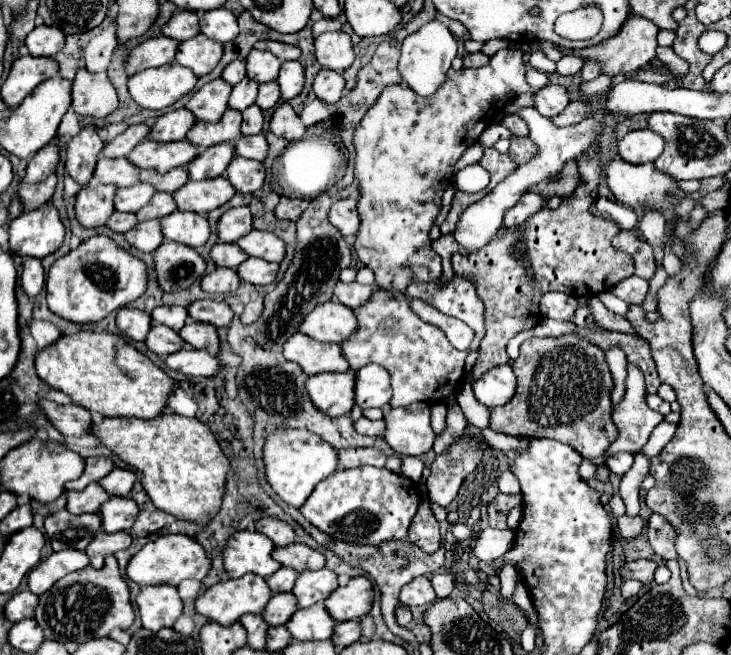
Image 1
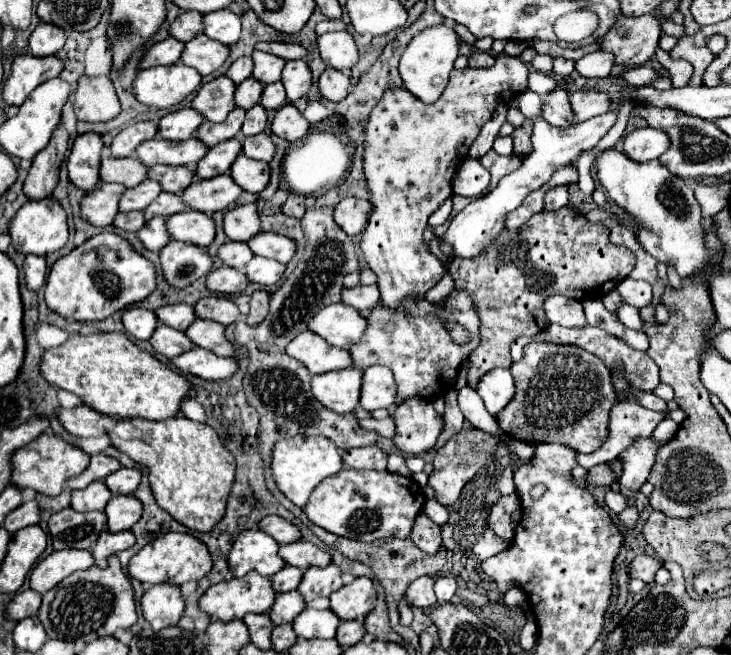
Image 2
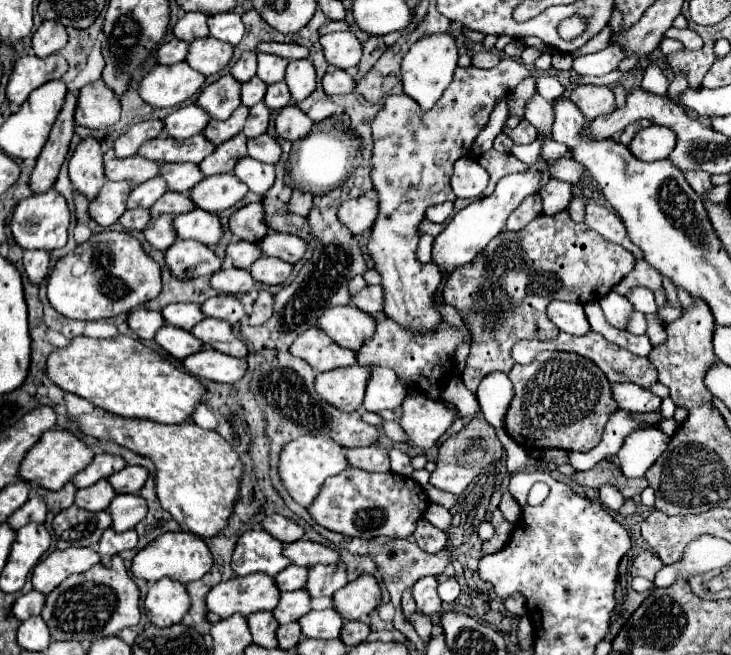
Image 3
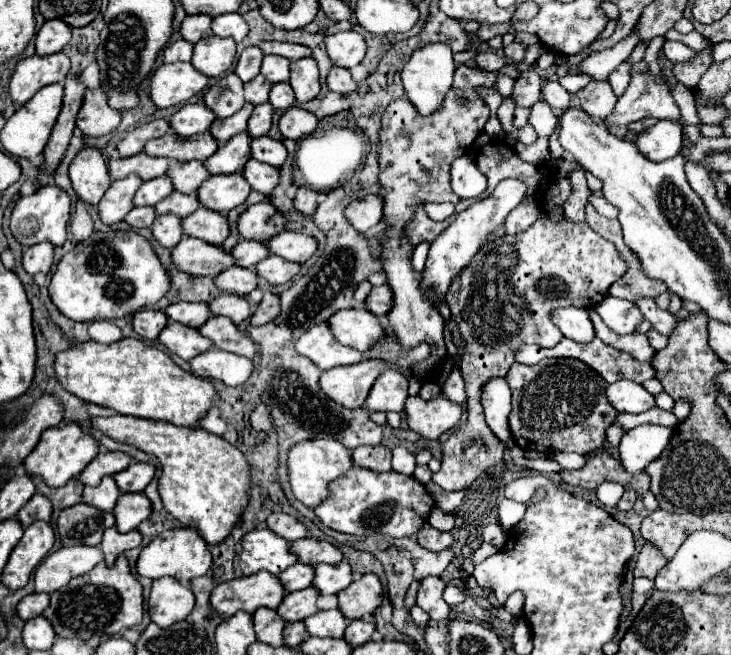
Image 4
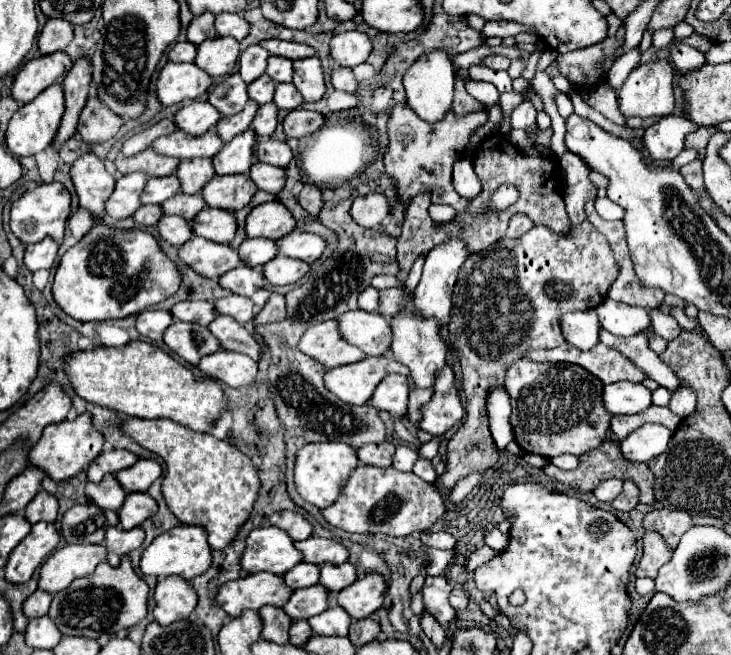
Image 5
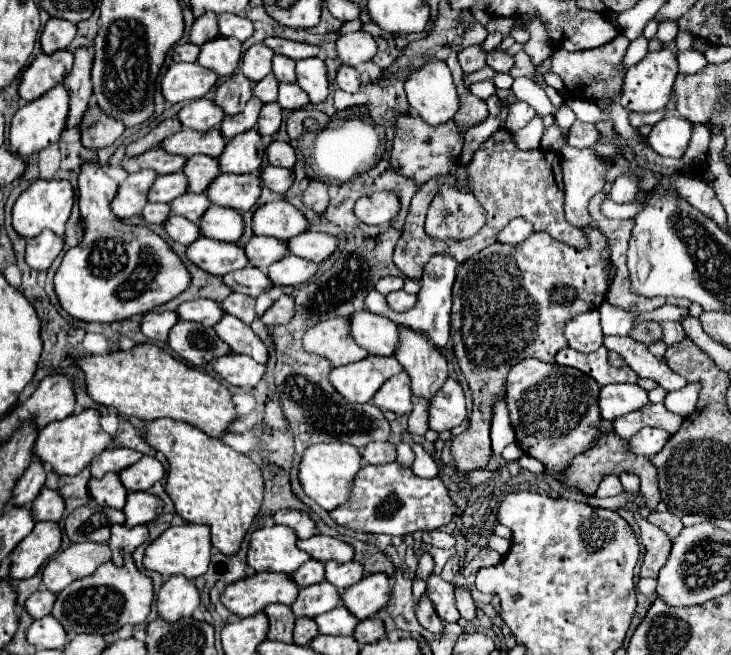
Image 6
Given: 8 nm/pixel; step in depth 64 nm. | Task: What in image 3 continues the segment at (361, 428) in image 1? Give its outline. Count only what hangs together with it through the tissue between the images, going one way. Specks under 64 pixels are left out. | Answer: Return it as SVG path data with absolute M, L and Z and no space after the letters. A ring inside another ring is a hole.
M396 420L382 422L382 424L380 424L380 428L382 428L382 432L384 432L384 434L386 434L390 440L394 440L394 442L402 442L402 440L406 440L404 430L400 428L400 424L398 424Z

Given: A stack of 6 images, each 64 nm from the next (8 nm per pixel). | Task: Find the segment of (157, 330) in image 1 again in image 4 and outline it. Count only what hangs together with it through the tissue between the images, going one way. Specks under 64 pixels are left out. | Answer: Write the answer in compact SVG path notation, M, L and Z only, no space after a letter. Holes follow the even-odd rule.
M168 322L158 338L170 352L184 360L192 360L194 356L212 348L212 340L204 338L196 328L188 328L178 322Z

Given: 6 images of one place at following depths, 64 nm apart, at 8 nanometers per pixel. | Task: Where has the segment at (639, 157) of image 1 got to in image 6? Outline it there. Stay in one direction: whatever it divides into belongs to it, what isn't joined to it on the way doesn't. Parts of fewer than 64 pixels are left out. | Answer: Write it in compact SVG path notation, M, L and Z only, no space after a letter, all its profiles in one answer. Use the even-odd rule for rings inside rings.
M666 116L664 120L652 126L648 134L648 144L660 156L682 158L682 154L688 148L690 136L692 136L690 120L684 120L678 116Z

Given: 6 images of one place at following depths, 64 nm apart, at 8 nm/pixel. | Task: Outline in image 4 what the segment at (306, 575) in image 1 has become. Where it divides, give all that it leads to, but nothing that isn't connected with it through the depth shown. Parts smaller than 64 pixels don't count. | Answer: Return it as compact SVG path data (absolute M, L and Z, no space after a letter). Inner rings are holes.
M342 560L336 566L328 566L328 564L318 564L314 568L314 580L312 586L320 592L320 594L338 594L340 590L344 590L348 584L352 582L352 570L350 564L346 560Z

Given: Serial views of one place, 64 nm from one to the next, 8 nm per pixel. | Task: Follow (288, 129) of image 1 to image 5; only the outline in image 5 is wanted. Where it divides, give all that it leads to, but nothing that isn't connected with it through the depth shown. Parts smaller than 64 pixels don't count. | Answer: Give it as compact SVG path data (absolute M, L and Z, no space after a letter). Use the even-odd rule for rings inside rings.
M304 108L290 110L282 122L284 134L288 138L304 138L316 132L324 124L324 116L320 112L310 112Z

